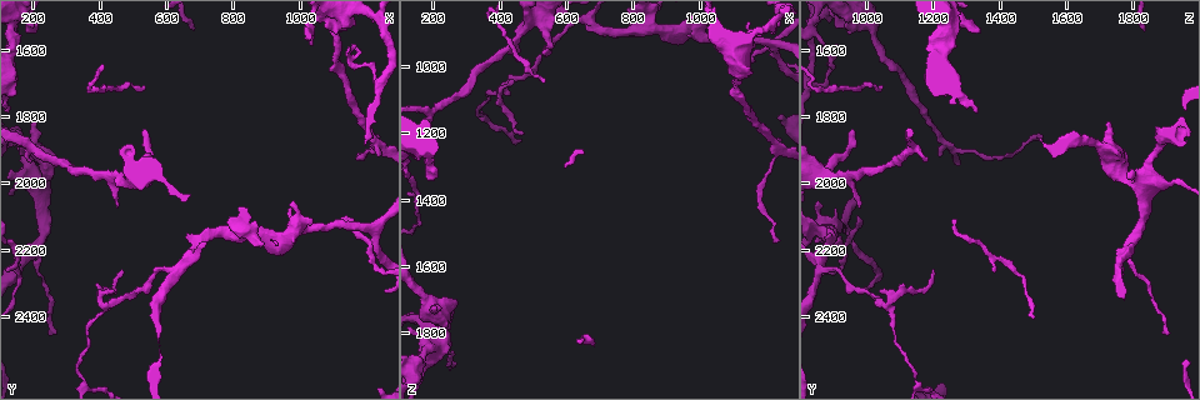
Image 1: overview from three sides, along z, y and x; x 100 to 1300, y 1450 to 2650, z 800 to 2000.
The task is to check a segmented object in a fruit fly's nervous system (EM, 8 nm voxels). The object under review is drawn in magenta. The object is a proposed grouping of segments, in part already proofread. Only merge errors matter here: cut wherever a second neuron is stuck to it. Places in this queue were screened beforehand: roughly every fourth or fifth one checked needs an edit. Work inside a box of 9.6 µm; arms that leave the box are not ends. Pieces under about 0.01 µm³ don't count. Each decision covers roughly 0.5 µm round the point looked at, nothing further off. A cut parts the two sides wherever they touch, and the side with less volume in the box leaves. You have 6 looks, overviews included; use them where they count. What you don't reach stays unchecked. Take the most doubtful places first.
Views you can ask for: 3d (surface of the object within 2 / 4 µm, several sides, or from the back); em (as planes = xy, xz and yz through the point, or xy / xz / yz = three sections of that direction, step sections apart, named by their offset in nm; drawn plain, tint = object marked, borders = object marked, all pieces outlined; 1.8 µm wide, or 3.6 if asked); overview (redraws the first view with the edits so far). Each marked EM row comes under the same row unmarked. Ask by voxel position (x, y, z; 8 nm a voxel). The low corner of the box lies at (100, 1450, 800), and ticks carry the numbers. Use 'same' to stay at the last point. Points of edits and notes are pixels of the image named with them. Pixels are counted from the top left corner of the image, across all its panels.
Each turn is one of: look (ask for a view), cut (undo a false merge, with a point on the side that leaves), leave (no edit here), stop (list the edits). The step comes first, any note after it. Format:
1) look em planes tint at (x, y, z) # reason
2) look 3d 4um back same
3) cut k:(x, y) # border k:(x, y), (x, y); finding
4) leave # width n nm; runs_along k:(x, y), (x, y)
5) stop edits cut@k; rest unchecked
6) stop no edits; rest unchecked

look em xz step 16 tint at (850, 2150, 890) # four or more arms meet

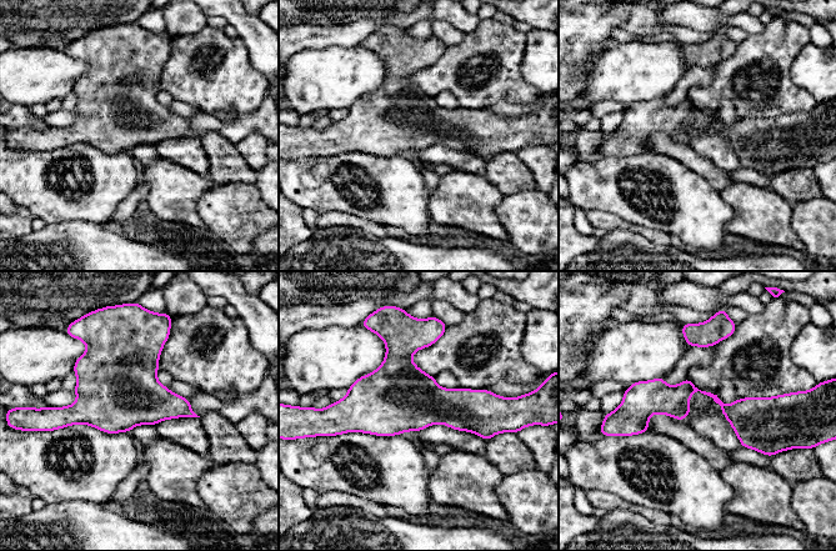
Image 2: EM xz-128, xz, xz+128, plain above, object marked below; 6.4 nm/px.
leave # width 70 nm; continuous, no second neuron

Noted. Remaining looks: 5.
look 3d 4um back at (410, 2360, 1070) # abrupt turn

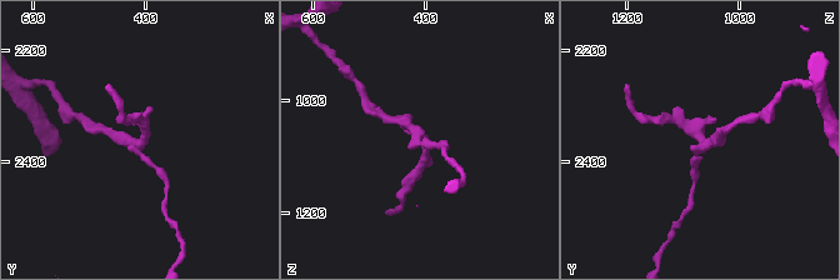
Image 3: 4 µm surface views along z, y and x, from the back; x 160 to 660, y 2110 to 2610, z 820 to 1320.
look em planes tint at (410, 2370, 1065) # arms 3; now the EM

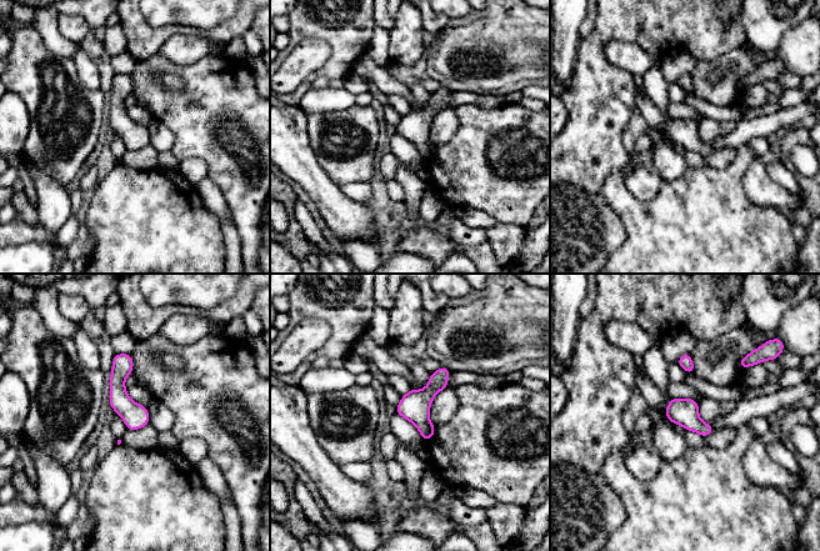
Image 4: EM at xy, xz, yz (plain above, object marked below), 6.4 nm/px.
leave # continuous, no second neuron

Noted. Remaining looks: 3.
look em planes tint at (1220, 1900, 1240)

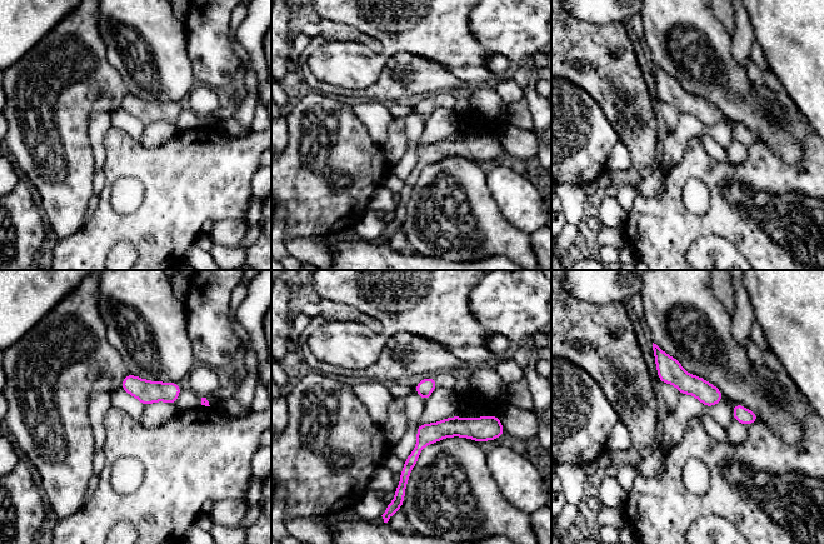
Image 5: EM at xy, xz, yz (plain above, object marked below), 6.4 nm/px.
cut 5:(455, 422) # width 100 nm; border 5:(498, 422), (419, 427); two neurons meet here

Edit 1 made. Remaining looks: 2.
stop edits cut@5; rest unchecked

